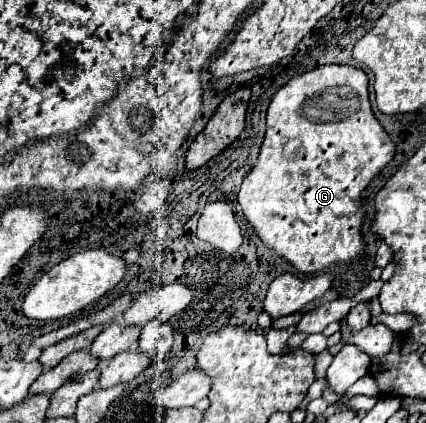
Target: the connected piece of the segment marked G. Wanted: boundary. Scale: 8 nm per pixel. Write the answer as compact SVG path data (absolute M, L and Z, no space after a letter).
M344 64L318 66L318 68L314 68L314 70L306 72L306 74L300 74L296 78L292 78L286 86L282 86L272 96L270 106L268 106L268 112L266 112L266 134L264 134L264 142L260 146L258 164L244 178L240 190L238 190L236 200L242 206L242 212L244 212L246 220L250 222L250 226L254 228L256 236L268 248L272 248L278 256L286 258L302 274L322 272L322 270L326 270L330 266L336 266L336 264L356 264L360 260L362 252L364 252L364 240L362 240L362 234L360 234L362 220L364 220L362 192L370 184L370 180L392 160L392 156L394 156L394 144L392 144L390 136L386 134L386 130L380 126L380 122L374 118L372 108L370 108L370 100L368 100L368 76L364 74L364 70L354 68L354 66L344 66Z

